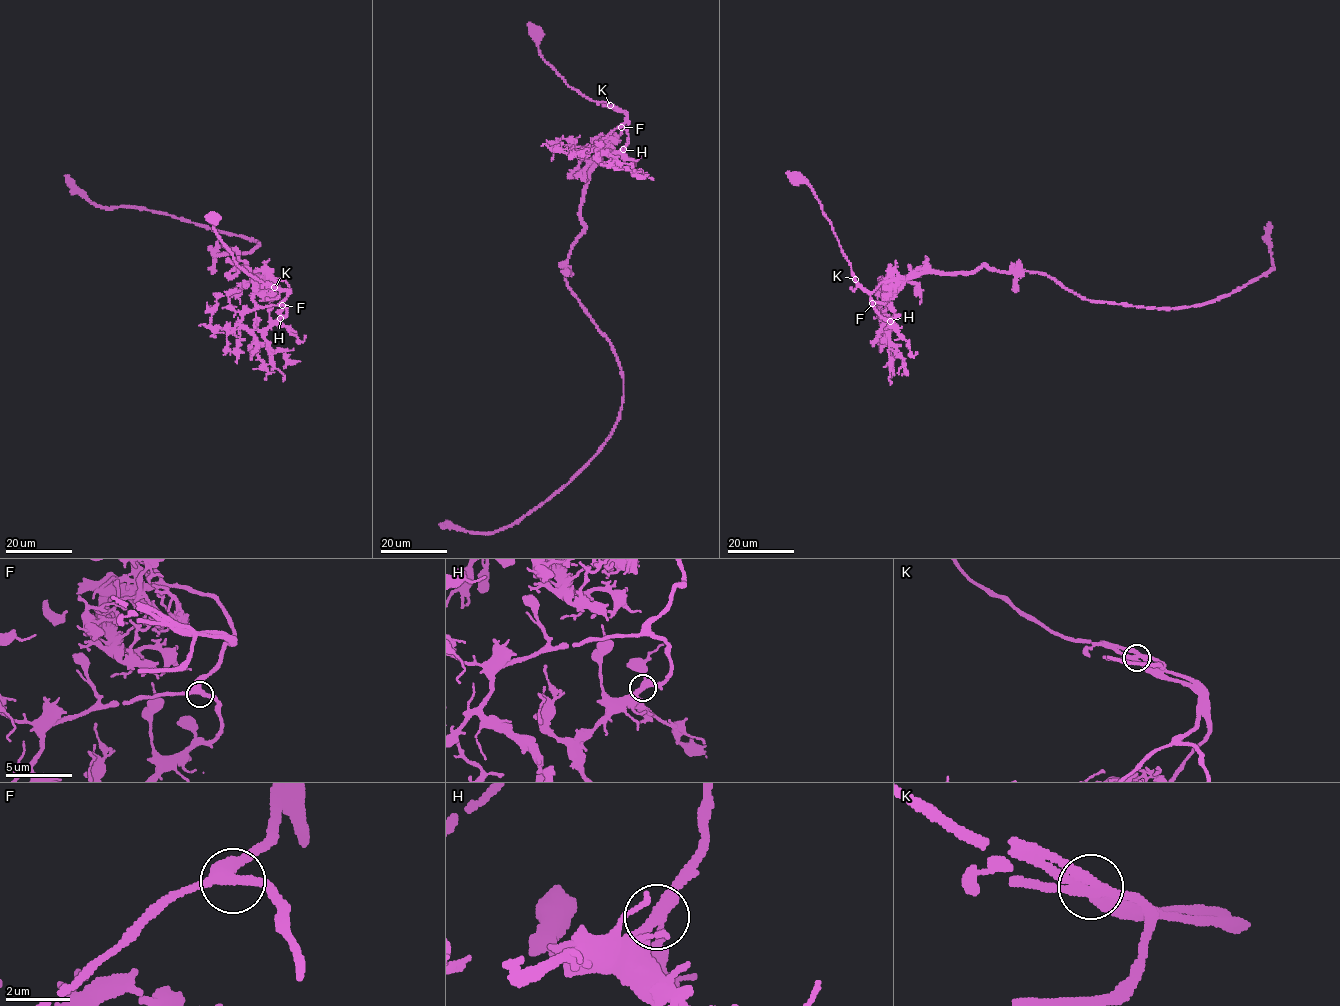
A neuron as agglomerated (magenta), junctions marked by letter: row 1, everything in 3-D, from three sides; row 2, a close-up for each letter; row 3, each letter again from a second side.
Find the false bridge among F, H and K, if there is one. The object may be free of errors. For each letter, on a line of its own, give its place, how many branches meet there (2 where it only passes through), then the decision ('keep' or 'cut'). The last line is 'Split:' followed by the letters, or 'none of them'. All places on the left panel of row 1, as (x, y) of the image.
F: at (282, 305); 3 branches meet; keep
H: at (280, 318); 3 branches meet; keep
K: at (274, 287); 3 branches meet; cut
Split: K

